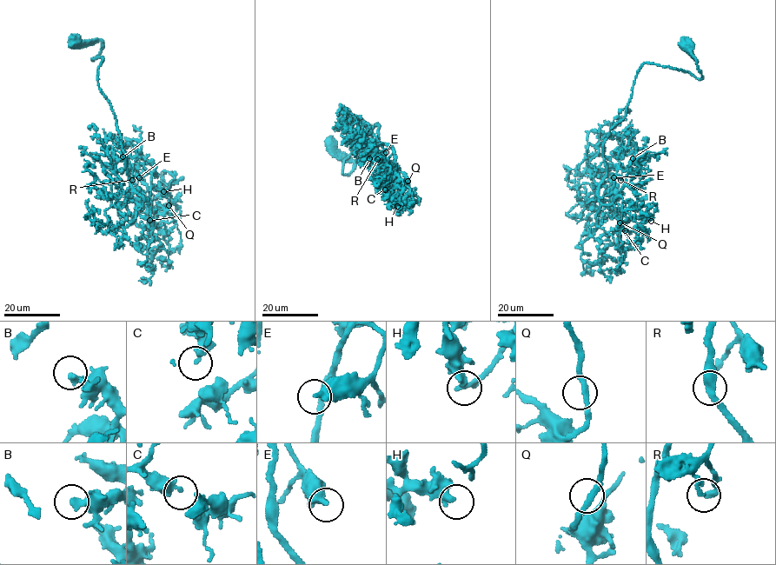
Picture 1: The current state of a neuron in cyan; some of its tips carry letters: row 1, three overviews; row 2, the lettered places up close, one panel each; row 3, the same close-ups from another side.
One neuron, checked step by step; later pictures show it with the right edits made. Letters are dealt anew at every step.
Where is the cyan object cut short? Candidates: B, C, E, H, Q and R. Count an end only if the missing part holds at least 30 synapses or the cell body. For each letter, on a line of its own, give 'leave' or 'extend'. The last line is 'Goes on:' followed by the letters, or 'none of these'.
B: leave
C: leave
E: leave
H: leave
Q: leave
R: leave
Goes on: none of these

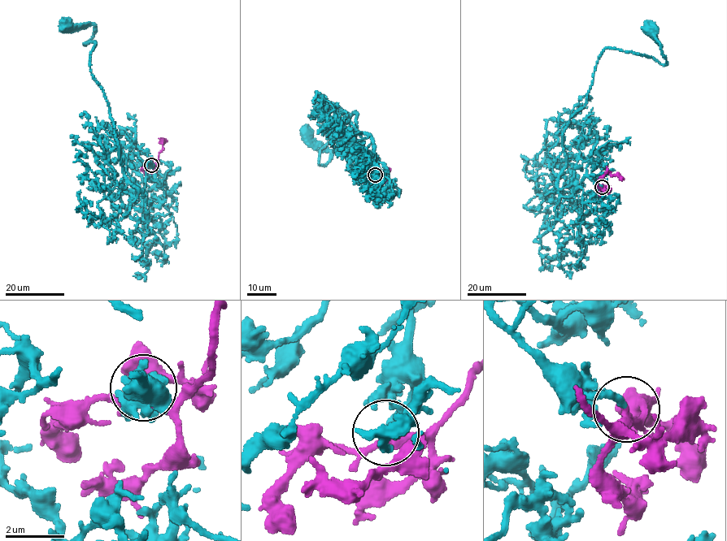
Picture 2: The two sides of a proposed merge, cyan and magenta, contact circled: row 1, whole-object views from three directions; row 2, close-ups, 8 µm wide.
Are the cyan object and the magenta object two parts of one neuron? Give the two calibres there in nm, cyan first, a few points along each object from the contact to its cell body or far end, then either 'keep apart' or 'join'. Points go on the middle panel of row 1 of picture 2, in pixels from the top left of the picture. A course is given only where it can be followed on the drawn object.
240/320 nm | cyan via (376, 175), (357, 112), (336, 103), (324, 165), (332, 153), (306, 134) | magenta via (376, 175), (378, 175), (384, 167), (389, 169), (388, 188) | join

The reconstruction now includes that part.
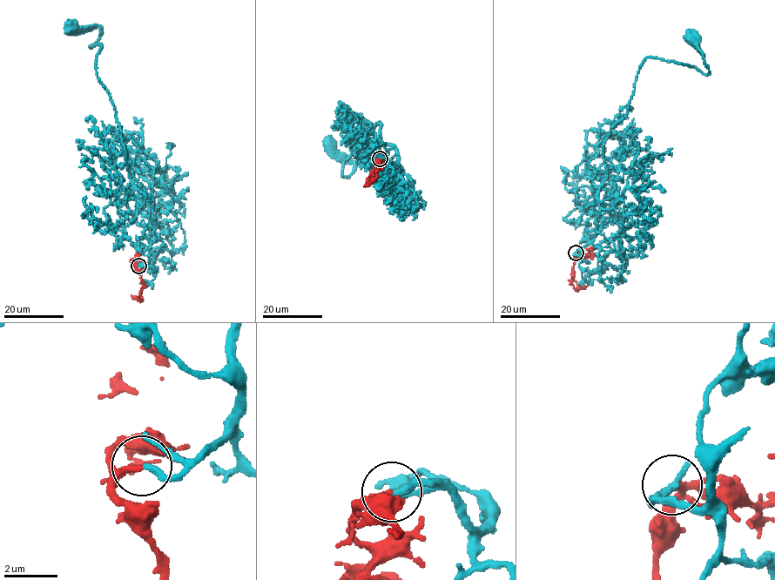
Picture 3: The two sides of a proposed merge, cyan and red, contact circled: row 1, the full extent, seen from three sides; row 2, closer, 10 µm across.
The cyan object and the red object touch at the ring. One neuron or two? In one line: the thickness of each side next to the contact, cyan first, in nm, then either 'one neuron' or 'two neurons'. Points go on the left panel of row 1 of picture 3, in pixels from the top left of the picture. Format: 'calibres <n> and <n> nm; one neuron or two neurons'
calibres 240 and 240 nm; one neuron

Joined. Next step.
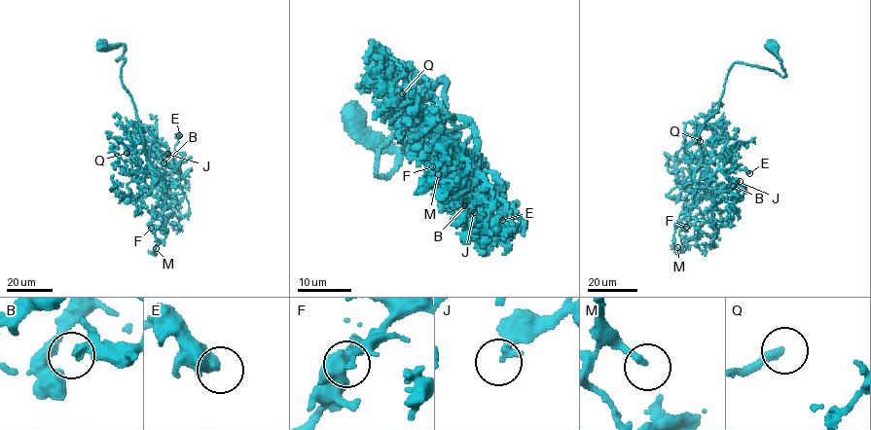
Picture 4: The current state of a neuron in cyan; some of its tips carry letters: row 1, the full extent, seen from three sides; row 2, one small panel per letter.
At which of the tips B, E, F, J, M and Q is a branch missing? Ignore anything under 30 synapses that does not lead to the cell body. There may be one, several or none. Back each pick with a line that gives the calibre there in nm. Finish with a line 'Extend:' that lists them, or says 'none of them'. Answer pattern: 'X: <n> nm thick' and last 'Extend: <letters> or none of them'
M: 190 nm thick
Q: 280 nm thick
Extend: M, Q

